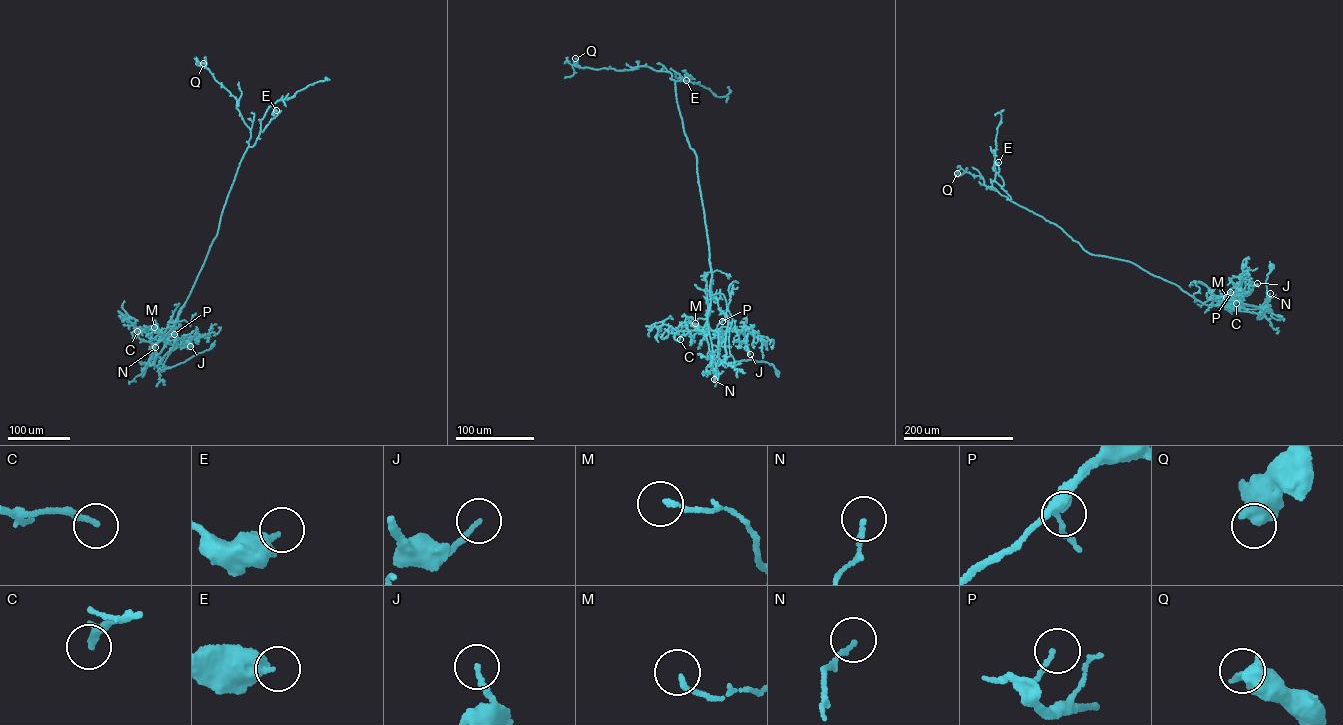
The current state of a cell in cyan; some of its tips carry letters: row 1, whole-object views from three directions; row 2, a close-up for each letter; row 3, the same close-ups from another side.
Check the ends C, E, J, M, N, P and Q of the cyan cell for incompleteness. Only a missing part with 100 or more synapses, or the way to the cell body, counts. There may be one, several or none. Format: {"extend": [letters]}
{"extend": []}

